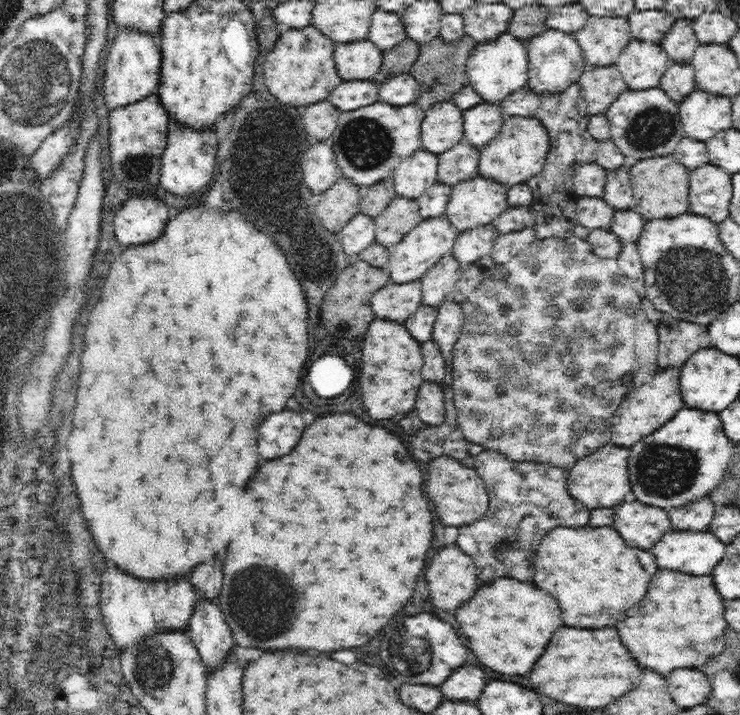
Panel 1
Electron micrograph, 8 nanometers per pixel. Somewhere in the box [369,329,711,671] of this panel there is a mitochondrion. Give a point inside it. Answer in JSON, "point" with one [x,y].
{"point":[663,470]}

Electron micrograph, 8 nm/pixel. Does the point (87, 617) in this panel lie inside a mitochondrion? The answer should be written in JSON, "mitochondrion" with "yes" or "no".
{"mitochondrion":"yes"}

